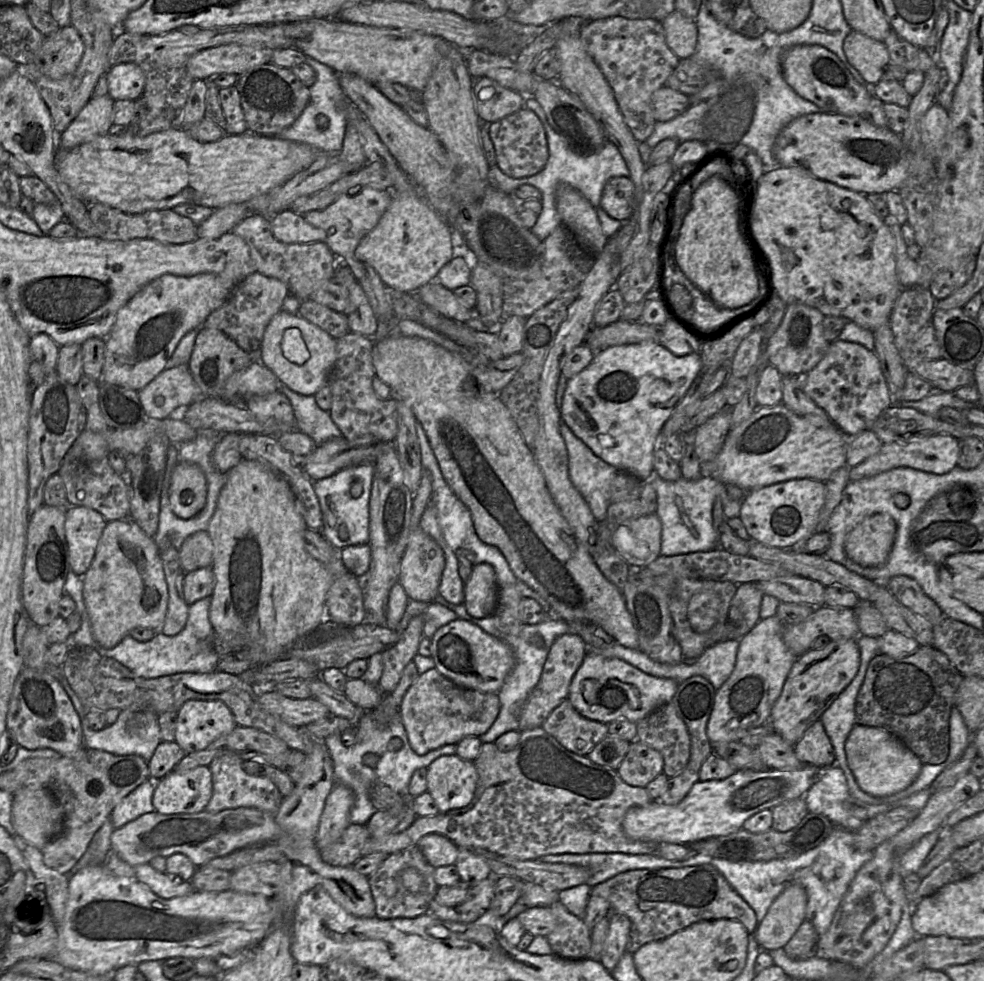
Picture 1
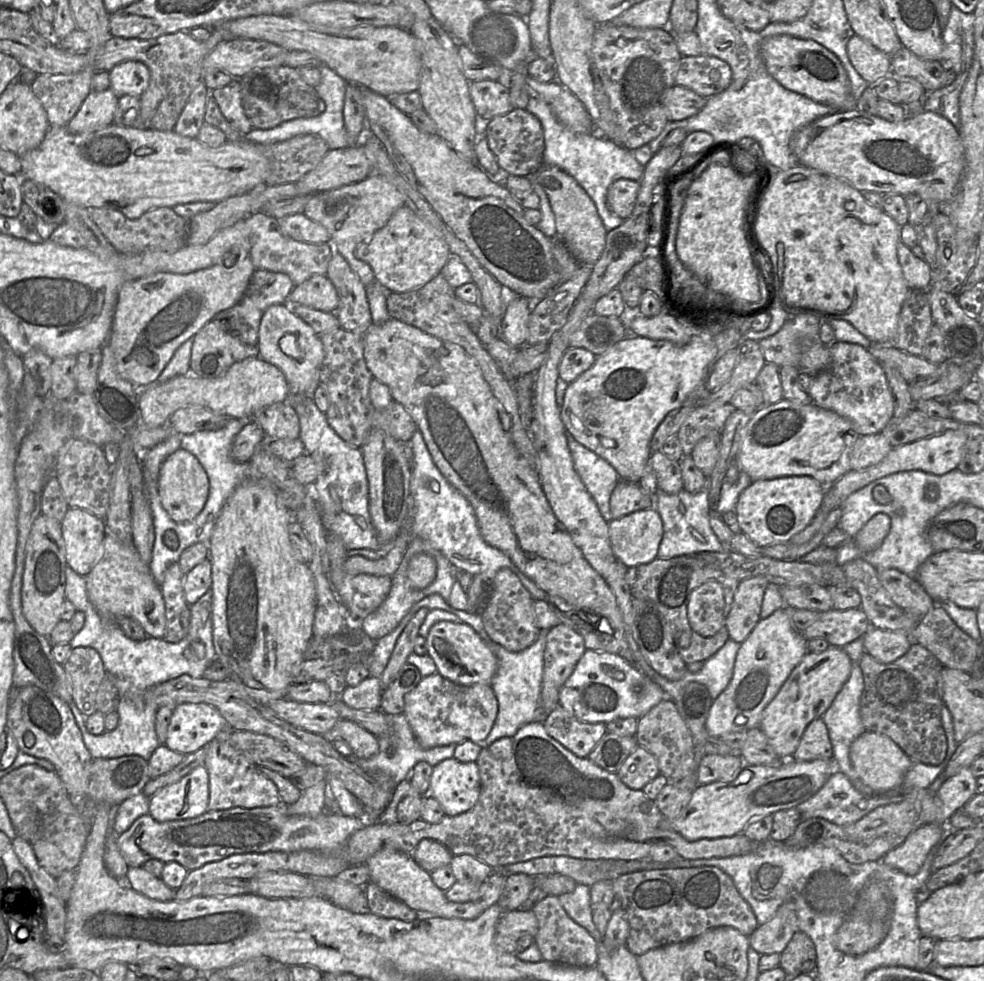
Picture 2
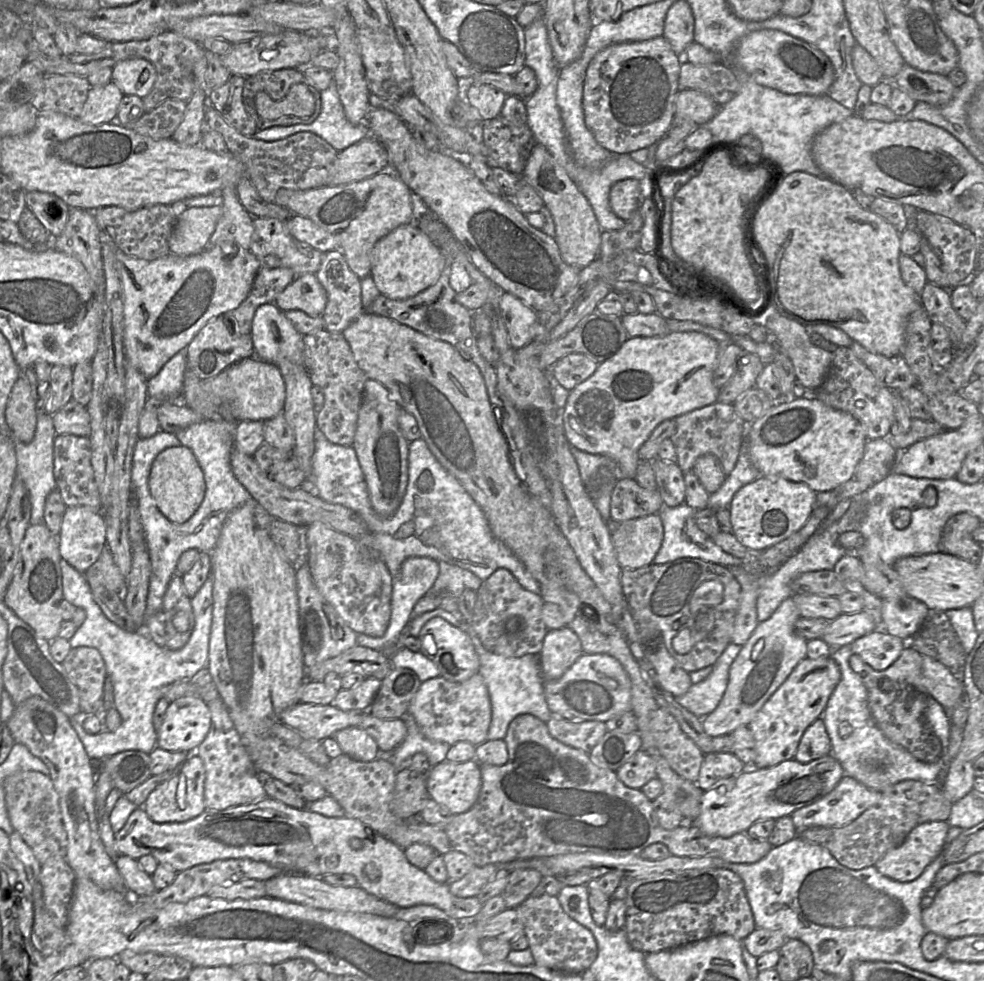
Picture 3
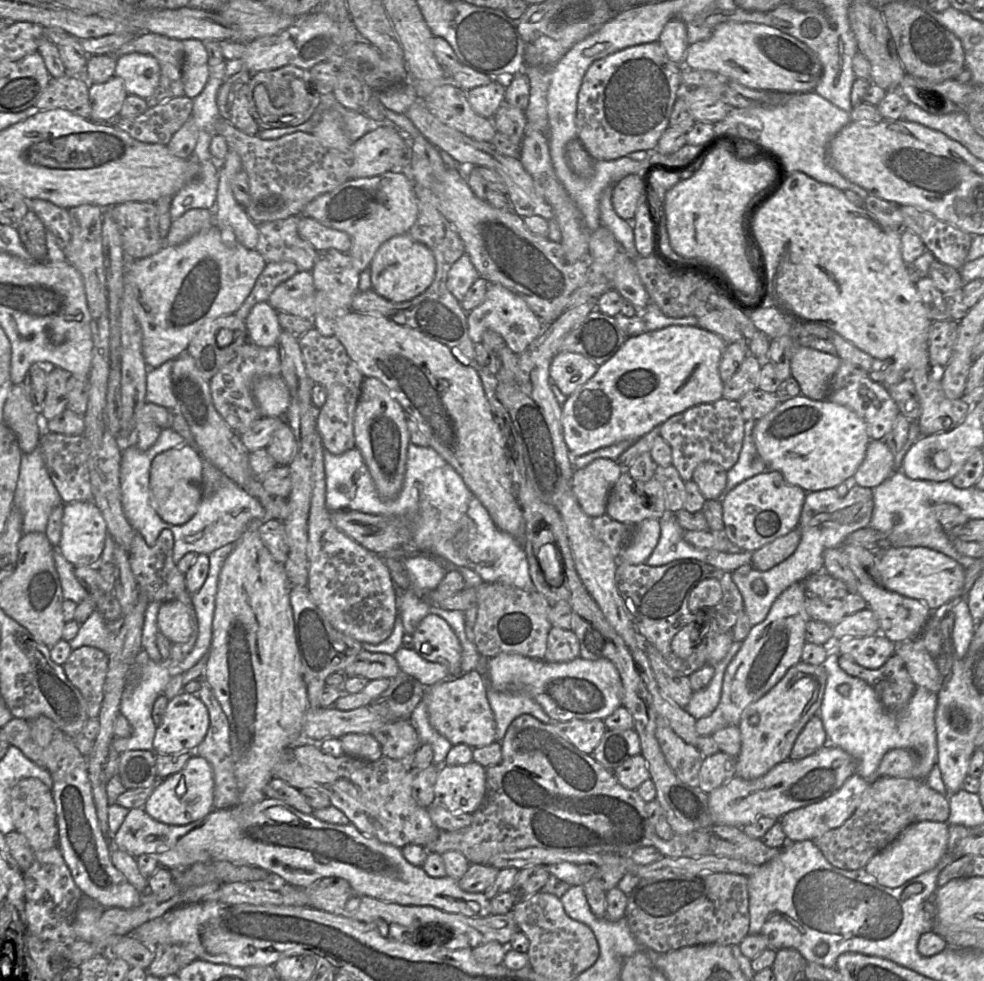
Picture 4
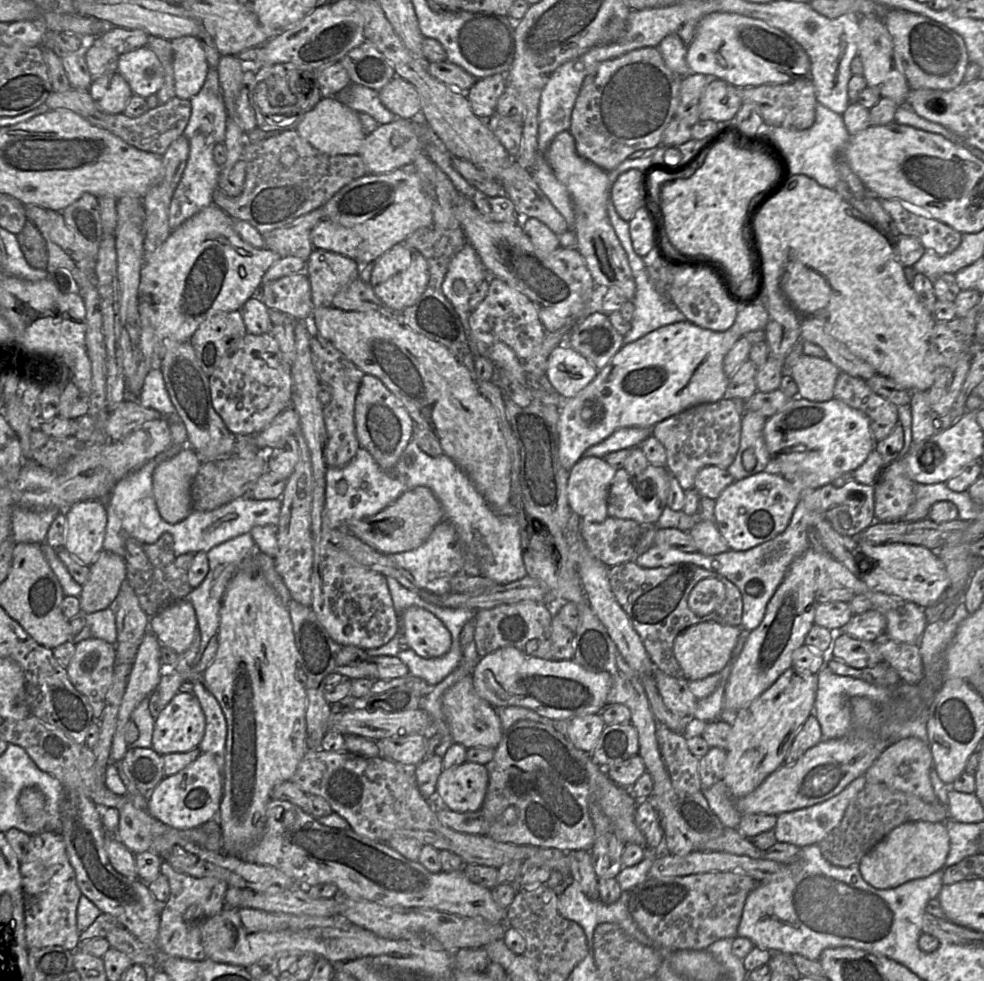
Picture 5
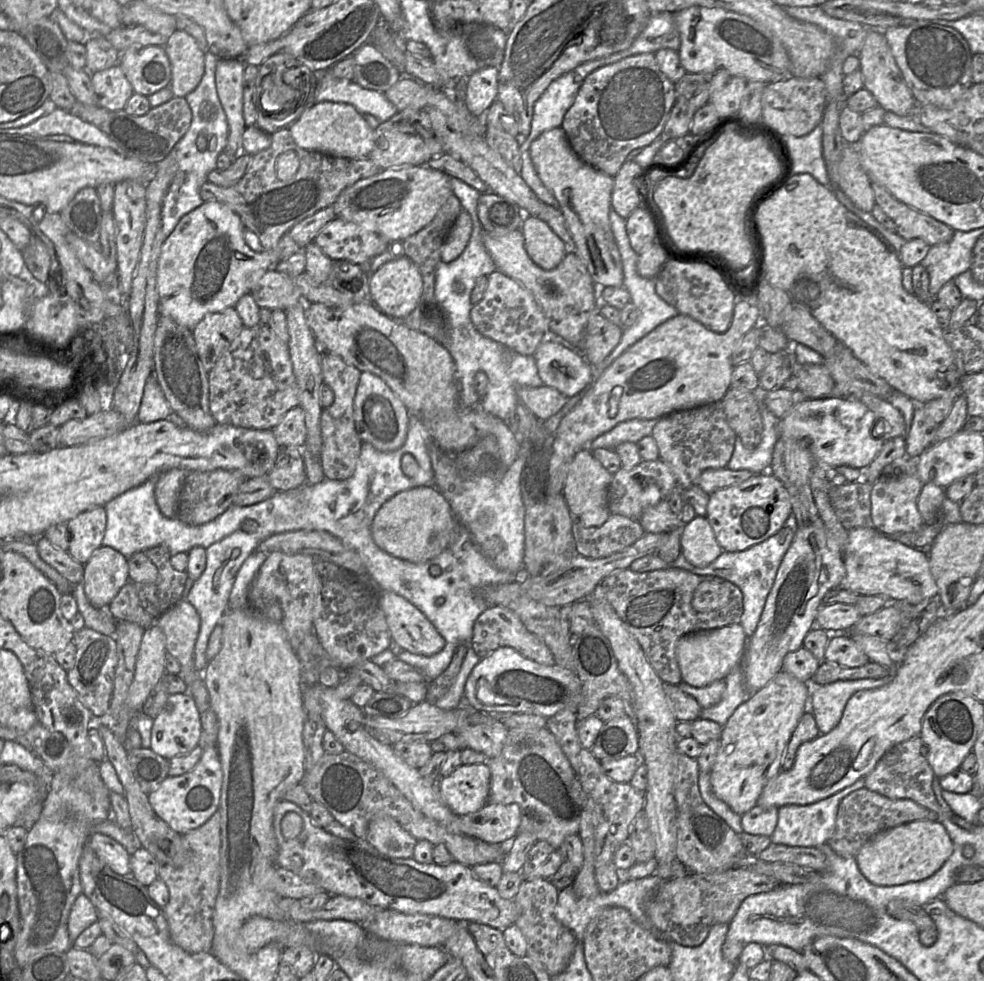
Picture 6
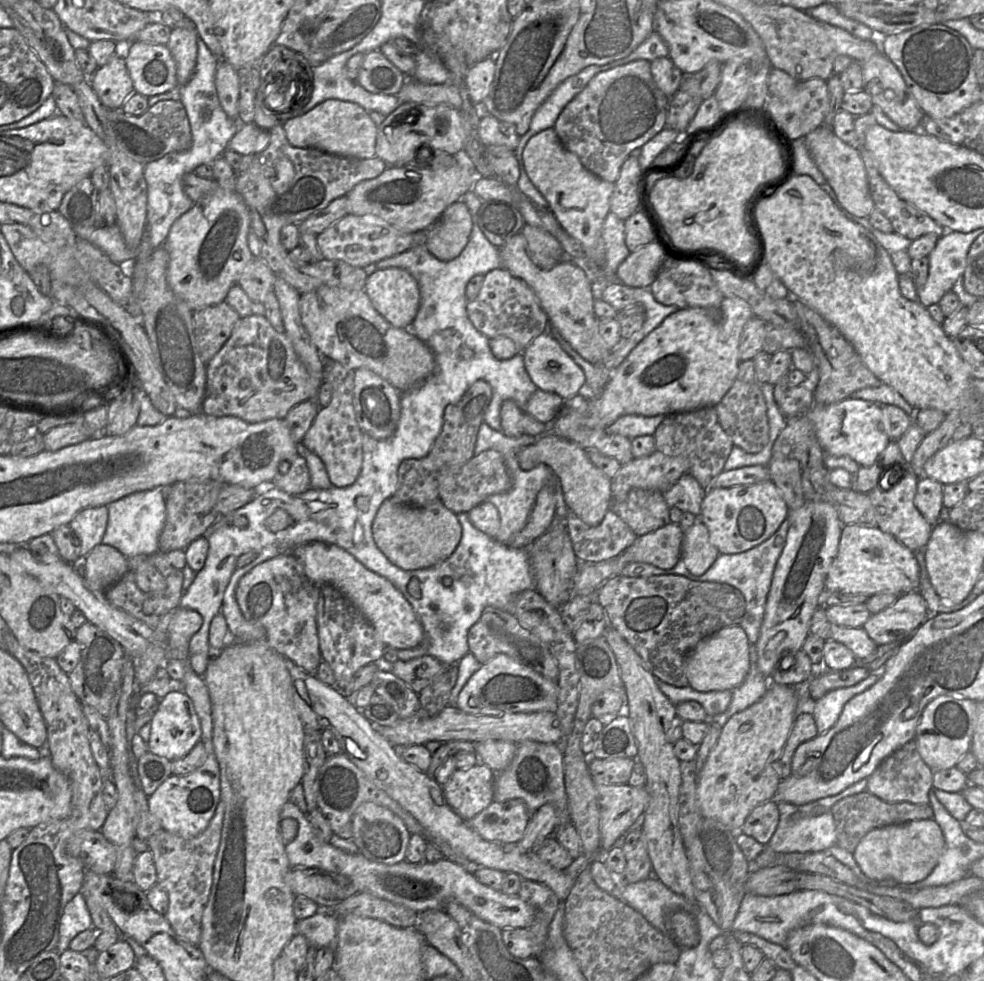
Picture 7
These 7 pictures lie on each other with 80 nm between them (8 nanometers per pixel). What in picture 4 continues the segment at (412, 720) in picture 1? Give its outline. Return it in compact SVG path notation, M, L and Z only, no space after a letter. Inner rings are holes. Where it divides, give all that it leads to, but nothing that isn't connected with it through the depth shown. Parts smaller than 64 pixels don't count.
M474 669L454 678L447 678L428 687L424 700L434 729L453 745L487 746L496 741L494 713L487 697L487 681Z

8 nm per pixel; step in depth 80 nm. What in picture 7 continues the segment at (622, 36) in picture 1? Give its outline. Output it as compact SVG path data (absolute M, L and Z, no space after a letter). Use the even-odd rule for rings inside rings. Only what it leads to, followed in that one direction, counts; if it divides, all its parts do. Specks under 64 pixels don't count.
M640 59L598 73L565 106L553 126L563 146L603 180L615 183L630 153L667 126L670 98L657 87L650 68L651 62Z

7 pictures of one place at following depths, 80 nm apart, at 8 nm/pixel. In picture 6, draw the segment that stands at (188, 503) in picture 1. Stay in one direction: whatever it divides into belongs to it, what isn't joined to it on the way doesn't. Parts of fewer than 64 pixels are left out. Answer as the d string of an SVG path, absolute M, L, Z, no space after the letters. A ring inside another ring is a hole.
M180 468L158 474L155 499L160 512L167 518L175 518L177 515L179 495L187 474Z

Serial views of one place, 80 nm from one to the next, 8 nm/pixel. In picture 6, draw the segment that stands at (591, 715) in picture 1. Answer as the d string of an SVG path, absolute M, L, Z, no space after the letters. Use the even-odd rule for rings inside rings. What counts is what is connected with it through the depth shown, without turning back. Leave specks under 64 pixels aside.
M501 647L480 659L464 688L463 700L485 713L525 713L552 717L565 708L577 708L581 683L573 669L539 664L511 647Z

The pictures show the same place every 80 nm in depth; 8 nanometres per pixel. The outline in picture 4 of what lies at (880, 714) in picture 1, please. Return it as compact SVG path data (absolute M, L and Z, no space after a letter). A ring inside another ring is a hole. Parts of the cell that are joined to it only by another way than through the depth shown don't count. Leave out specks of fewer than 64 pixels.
M896 654L877 669L865 668L845 656L840 656L838 662L840 668L847 674L868 683L884 708L890 712L901 712L917 687L904 661Z

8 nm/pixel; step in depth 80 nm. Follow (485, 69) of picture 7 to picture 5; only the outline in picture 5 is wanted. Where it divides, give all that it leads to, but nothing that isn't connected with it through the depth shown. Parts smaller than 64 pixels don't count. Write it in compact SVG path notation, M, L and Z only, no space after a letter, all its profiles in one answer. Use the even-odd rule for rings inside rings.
M495 74L478 79L465 92L473 113L482 120L488 120L494 113L497 101L506 88L506 76Z

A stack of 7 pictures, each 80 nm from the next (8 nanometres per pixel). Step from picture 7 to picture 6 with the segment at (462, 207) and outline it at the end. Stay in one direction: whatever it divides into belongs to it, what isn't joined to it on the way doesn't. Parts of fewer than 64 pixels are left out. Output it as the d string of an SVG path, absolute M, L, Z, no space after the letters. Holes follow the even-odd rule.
M462 210L451 226L441 247L441 260L449 263L457 259L466 248L472 234L472 218Z

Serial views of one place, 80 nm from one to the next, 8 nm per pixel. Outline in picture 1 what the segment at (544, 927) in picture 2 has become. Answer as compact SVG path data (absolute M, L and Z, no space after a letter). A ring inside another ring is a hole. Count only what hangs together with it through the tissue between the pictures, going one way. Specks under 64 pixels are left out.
M560 902L550 905L556 926L546 937L553 954L565 959L587 958L591 949L591 930L585 921L571 914Z

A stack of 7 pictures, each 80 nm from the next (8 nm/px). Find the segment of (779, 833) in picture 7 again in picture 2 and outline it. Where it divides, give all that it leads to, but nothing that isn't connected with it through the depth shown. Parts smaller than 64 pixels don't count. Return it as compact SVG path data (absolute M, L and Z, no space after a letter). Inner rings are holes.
M834 770L819 791L796 808L802 820L817 817L828 820L839 826L848 826L857 822L879 806L898 803L903 799L904 795L896 795L893 797L865 796L852 785L846 775L839 770Z

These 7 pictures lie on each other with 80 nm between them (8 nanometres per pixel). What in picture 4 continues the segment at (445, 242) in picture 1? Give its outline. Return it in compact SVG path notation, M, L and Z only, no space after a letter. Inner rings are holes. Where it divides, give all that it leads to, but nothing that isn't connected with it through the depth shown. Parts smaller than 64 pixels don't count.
M406 233L384 242L377 250L369 268L372 289L389 301L401 303L412 300L431 285L436 273L436 261L427 246L413 240Z

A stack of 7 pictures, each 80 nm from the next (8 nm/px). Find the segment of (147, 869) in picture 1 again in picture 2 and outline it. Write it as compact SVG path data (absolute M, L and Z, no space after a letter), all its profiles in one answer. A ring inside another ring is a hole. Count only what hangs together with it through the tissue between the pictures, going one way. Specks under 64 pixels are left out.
M130 866L125 878L118 879L126 879L129 887L148 898L159 901L169 901L174 898L174 889L166 885L160 877L154 876L141 866Z

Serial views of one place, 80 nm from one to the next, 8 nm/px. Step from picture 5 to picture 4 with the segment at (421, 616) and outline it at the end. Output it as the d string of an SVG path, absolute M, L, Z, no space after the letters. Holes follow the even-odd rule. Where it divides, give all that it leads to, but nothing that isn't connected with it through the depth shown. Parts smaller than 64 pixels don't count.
M429 614L419 623L416 630L412 633L414 650L425 660L441 663L450 672L450 677L460 676L462 646L456 633L449 623L436 614Z

